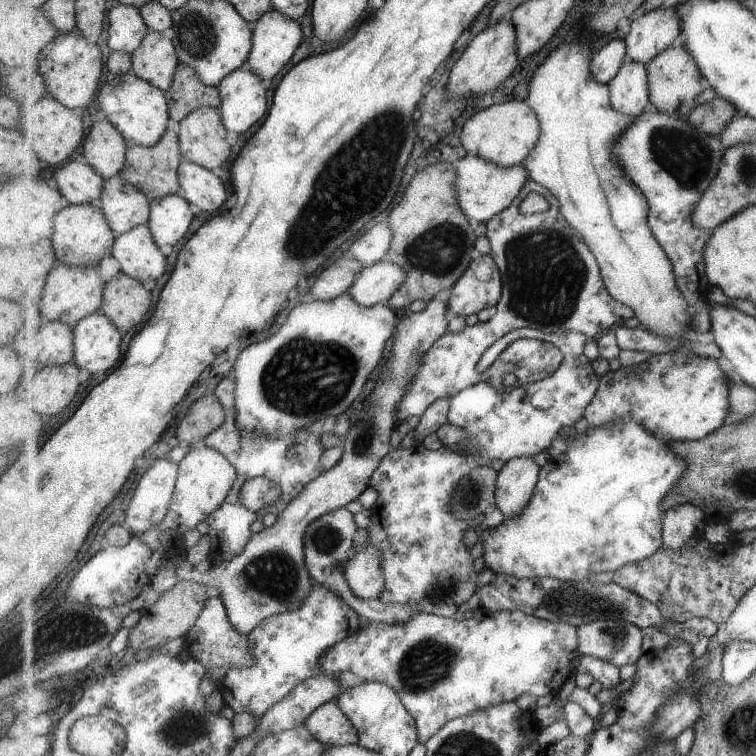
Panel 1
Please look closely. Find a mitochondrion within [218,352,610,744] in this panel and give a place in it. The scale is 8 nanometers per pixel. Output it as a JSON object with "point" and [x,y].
{"point":[425,665]}

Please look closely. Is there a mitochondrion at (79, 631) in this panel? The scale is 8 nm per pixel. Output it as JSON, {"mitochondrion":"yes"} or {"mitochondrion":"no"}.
{"mitochondrion":"yes"}

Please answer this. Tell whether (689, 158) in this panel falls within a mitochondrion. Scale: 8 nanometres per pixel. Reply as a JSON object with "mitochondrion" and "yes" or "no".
{"mitochondrion":"yes"}

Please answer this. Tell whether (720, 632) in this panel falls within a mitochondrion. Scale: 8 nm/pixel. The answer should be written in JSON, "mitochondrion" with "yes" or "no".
{"mitochondrion":"no"}

